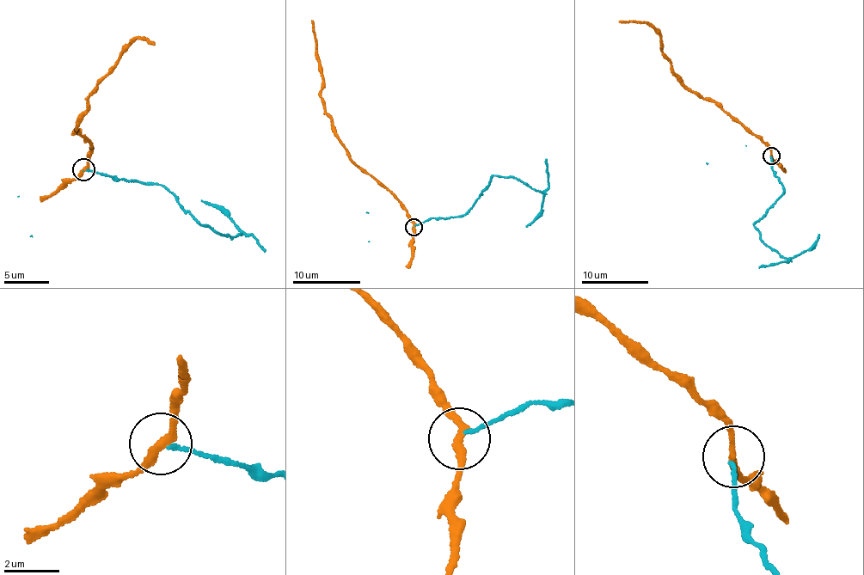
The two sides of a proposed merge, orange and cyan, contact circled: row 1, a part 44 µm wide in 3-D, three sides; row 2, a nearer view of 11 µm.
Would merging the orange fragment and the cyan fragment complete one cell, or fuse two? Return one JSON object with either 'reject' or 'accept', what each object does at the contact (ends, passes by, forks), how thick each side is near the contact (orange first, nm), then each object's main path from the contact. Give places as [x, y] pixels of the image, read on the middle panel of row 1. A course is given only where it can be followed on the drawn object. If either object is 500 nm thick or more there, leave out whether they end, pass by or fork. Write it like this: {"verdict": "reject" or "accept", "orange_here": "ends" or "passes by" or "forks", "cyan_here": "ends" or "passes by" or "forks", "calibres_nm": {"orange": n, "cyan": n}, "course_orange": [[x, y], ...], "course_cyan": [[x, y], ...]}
{"verdict": "reject", "orange_here": "passes by", "cyan_here": "ends", "calibres_nm": {"orange": 240, "cyan": 100}, "course_orange": [[413, 226], [401, 202], [350, 158], [347, 149], [337, 137], [320, 98], [322, 78], [311, 21]], "course_cyan": [[413, 226], [433, 217], [465, 214], [494, 175], [512, 176], [543, 193], [542, 214], [526, 226]]}

